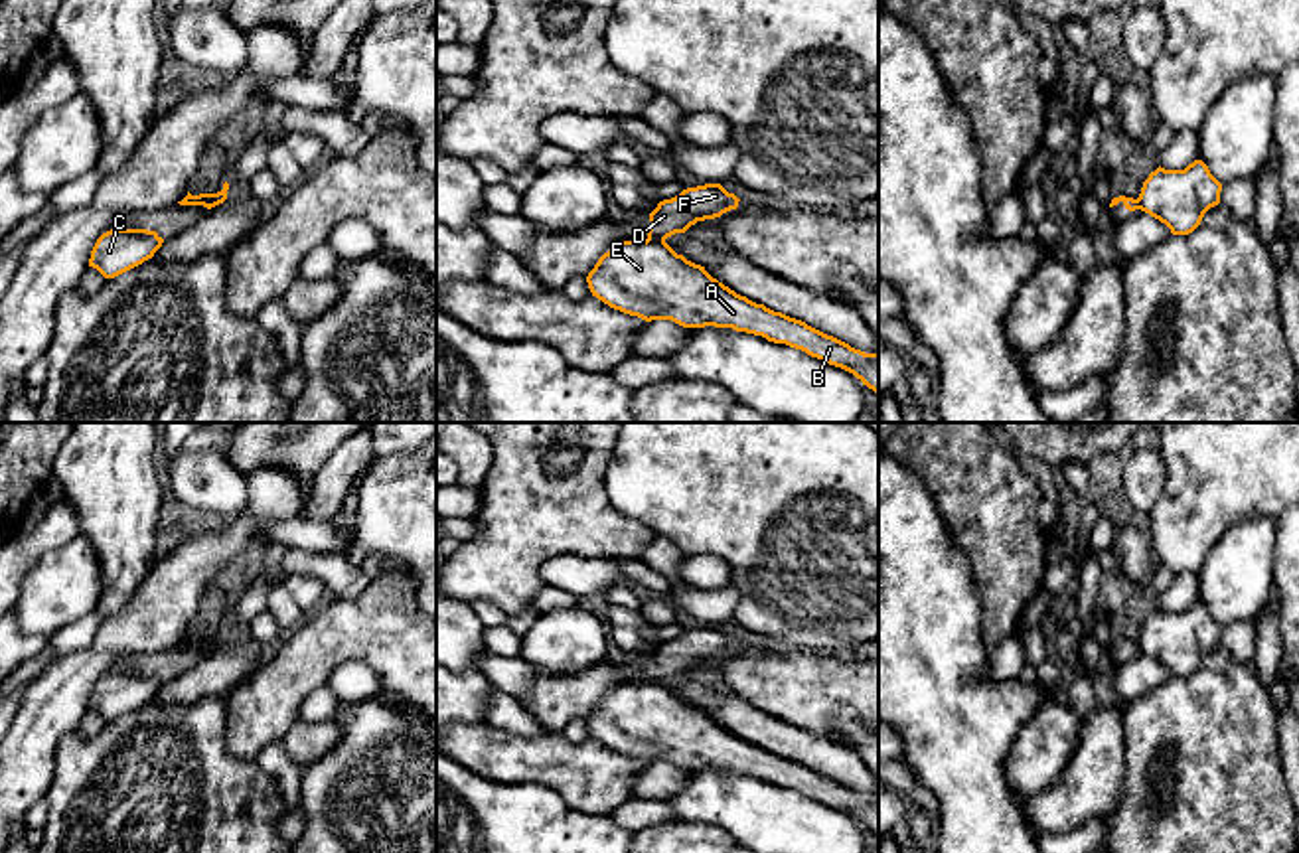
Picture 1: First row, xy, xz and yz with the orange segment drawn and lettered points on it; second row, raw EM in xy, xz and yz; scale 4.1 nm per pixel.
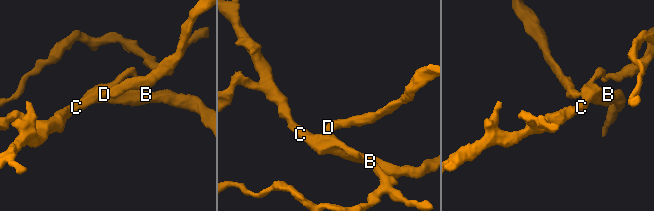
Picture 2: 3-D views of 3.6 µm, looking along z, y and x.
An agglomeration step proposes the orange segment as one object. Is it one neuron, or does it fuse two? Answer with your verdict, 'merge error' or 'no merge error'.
merge error

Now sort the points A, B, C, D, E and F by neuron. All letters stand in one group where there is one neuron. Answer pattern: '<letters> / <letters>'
A B C E / D F

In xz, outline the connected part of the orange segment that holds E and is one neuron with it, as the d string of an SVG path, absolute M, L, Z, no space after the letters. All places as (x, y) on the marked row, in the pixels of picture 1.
M620 241L586 276L592 296L646 322L671 320L683 328L732 328L786 344L853 373L879 395L879 353L865 353L802 320L736 294L705 267L661 241Z

